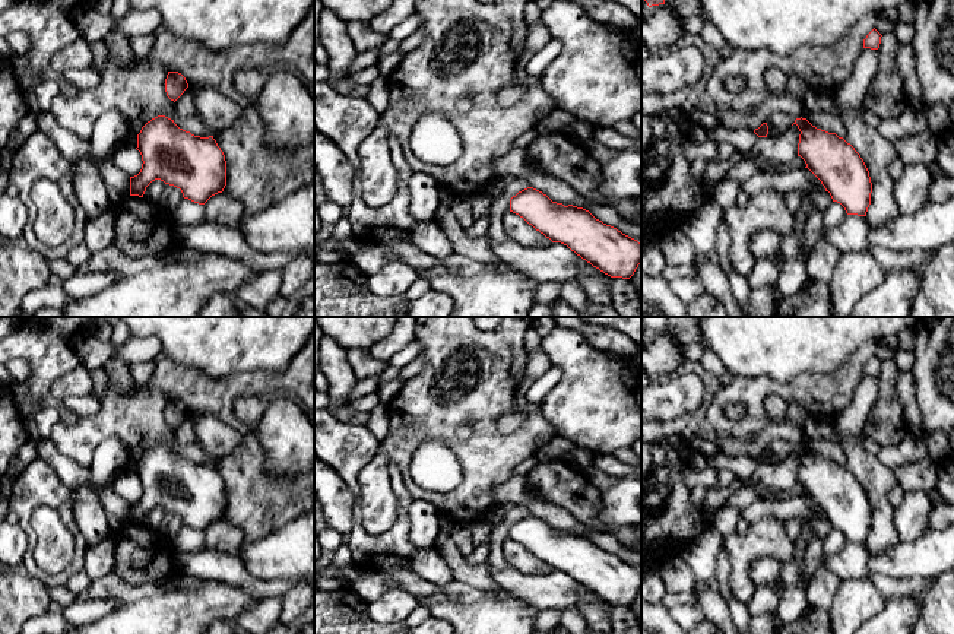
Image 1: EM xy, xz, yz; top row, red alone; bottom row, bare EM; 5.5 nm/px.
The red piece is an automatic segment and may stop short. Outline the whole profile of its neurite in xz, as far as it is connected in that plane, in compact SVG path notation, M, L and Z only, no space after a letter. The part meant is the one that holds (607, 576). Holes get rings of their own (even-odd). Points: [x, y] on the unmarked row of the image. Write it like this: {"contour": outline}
{"contour": "M533 514L510 526L510 539L611 605L630 606L641 590L641 571L637 567L583 535L552 529Z"}

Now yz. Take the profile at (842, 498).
{"contour": "M796 446L793 451L801 459L798 484L805 488L805 495L847 542L866 543L872 510L860 482L843 465L817 456L806 446Z"}

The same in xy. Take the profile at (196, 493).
{"contour": "M158 443L148 448L137 462L142 482L142 497L130 504L130 523L143 524L146 514L161 507L181 517L183 524L205 532L212 523L222 520L226 513L226 488L213 463L200 465L180 456L174 447Z"}

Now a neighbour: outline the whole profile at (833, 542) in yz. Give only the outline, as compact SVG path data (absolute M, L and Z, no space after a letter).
M831 529L831 532L823 539L824 559L839 552L846 542L847 541L840 530Z

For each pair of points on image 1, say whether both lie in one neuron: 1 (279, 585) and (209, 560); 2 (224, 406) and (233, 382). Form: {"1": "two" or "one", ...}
{"1": "one", "2": "one"}

